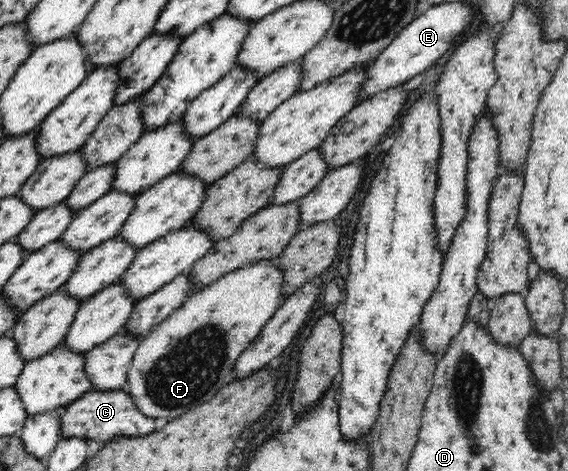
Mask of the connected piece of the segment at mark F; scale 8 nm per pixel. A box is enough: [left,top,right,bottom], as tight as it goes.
[122,258,288,420]

